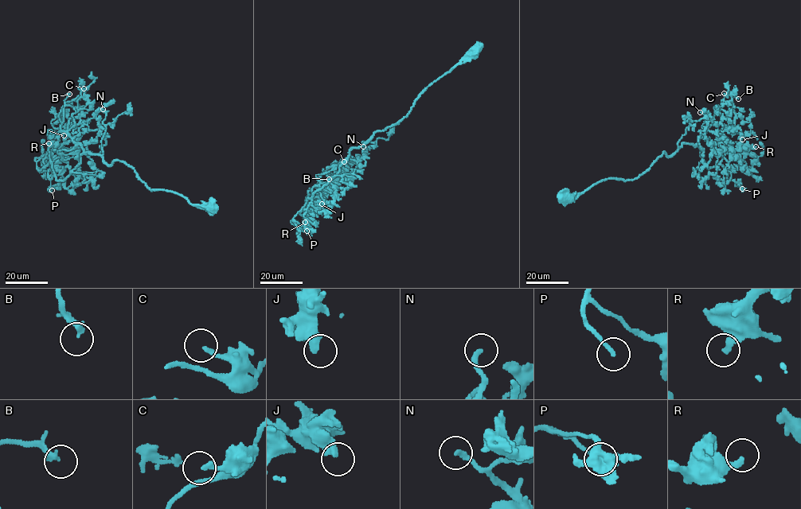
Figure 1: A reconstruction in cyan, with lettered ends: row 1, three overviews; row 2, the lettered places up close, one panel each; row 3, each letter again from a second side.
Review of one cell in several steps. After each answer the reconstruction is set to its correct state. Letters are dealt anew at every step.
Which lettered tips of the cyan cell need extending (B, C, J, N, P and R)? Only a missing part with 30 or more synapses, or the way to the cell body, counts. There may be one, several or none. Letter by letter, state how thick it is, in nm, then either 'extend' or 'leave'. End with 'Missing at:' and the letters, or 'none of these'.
B: 280 nm thick; extend
C: 170 nm thick; leave
J: 440 nm thick; leave
N: 240 nm thick; extend
P: 180 nm thick; extend
R: 240 nm thick; leave
Missing at: B, N, P

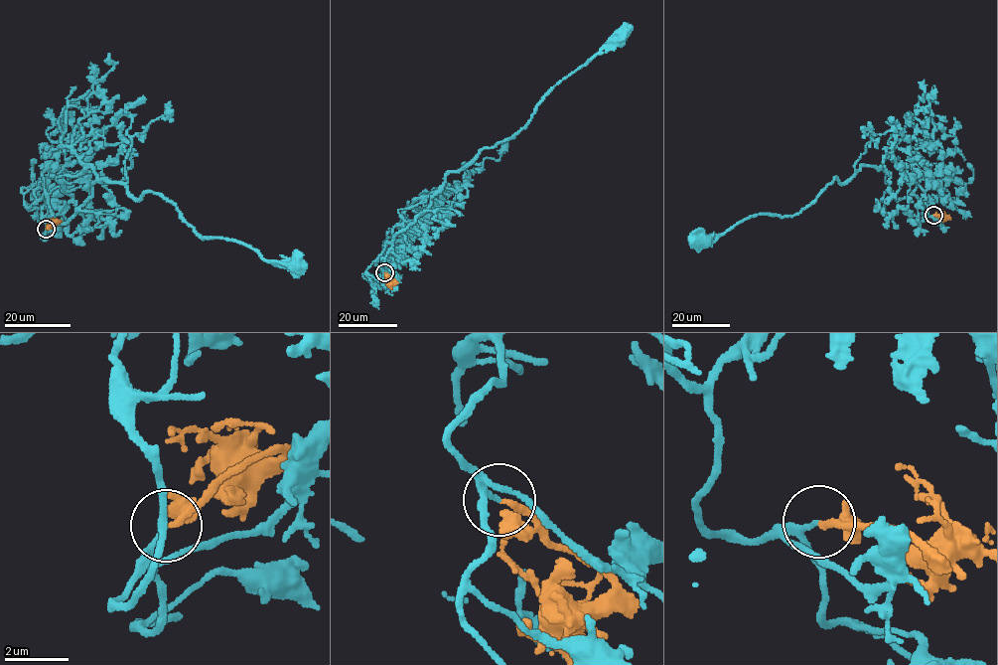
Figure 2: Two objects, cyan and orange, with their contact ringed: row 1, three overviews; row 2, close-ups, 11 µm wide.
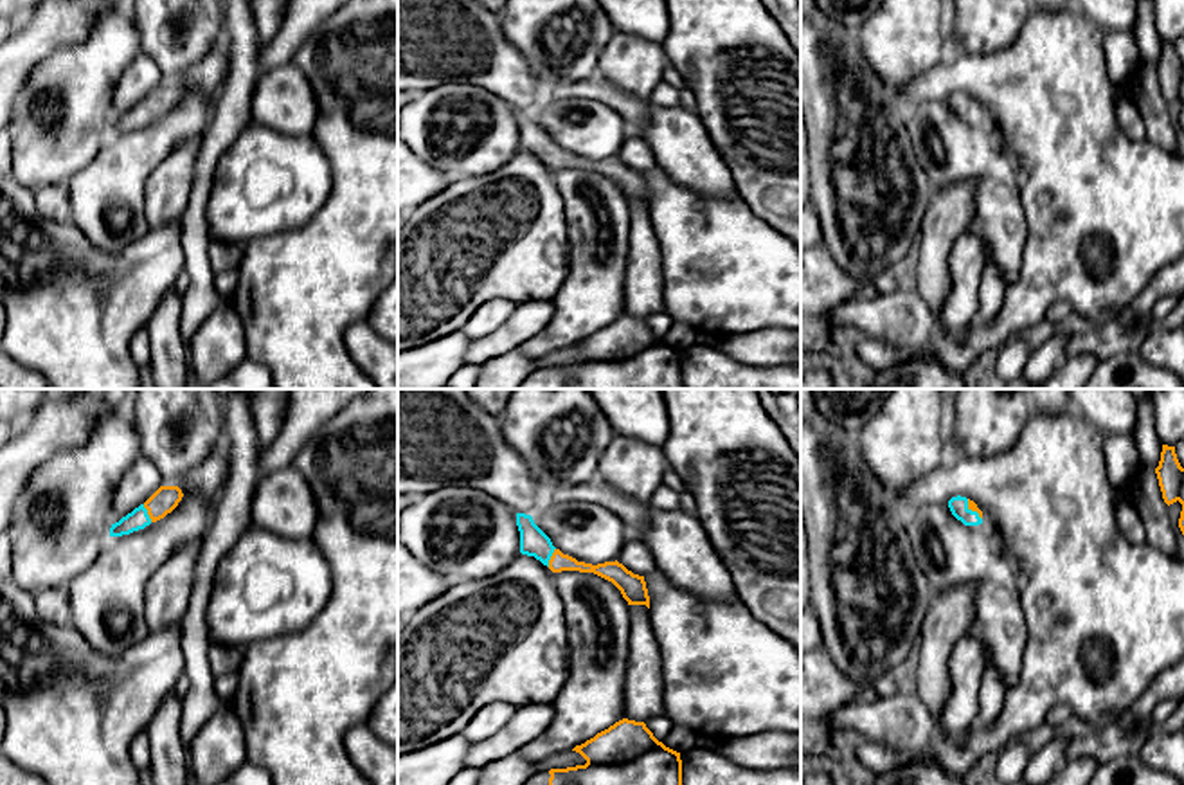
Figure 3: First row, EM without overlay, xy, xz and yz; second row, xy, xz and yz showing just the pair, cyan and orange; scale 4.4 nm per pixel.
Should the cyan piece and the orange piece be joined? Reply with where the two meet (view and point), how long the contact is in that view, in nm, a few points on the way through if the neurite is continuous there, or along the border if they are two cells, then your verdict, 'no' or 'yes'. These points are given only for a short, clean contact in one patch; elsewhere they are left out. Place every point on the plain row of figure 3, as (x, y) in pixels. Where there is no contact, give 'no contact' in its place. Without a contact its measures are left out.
xz (551, 152) | 90 nm | across xz (533, 139), (551, 152), (558, 159) | yes

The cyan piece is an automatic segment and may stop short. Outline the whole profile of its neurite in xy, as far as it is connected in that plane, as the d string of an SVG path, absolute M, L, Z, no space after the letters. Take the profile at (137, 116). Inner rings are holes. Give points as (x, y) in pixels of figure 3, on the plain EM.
M160 83L144 101L112 121L110 133L122 133L144 126L171 110L184 90L178 83Z

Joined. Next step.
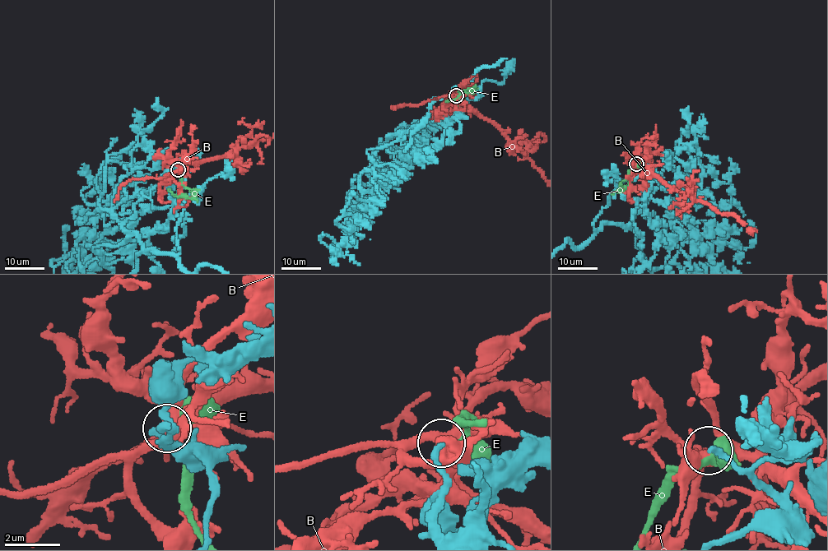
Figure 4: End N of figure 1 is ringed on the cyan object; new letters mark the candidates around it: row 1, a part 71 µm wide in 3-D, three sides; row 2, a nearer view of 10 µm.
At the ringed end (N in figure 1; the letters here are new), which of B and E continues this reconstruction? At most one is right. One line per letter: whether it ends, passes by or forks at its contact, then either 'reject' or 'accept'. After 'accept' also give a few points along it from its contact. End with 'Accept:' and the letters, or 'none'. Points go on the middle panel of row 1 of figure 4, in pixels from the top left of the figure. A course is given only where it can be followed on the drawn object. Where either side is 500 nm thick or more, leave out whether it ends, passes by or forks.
B: it forks | reject
E: it passes by | reject
Accept: none

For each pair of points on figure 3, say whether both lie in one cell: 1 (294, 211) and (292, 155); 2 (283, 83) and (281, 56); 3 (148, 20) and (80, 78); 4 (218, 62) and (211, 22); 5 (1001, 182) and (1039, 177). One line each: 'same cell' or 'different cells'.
1: same cell
2: different cells
3: different cells
4: different cells
5: different cells

